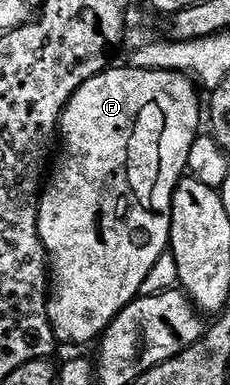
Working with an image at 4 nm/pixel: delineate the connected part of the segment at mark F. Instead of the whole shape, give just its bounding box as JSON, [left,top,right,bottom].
[37,66,203,344]

